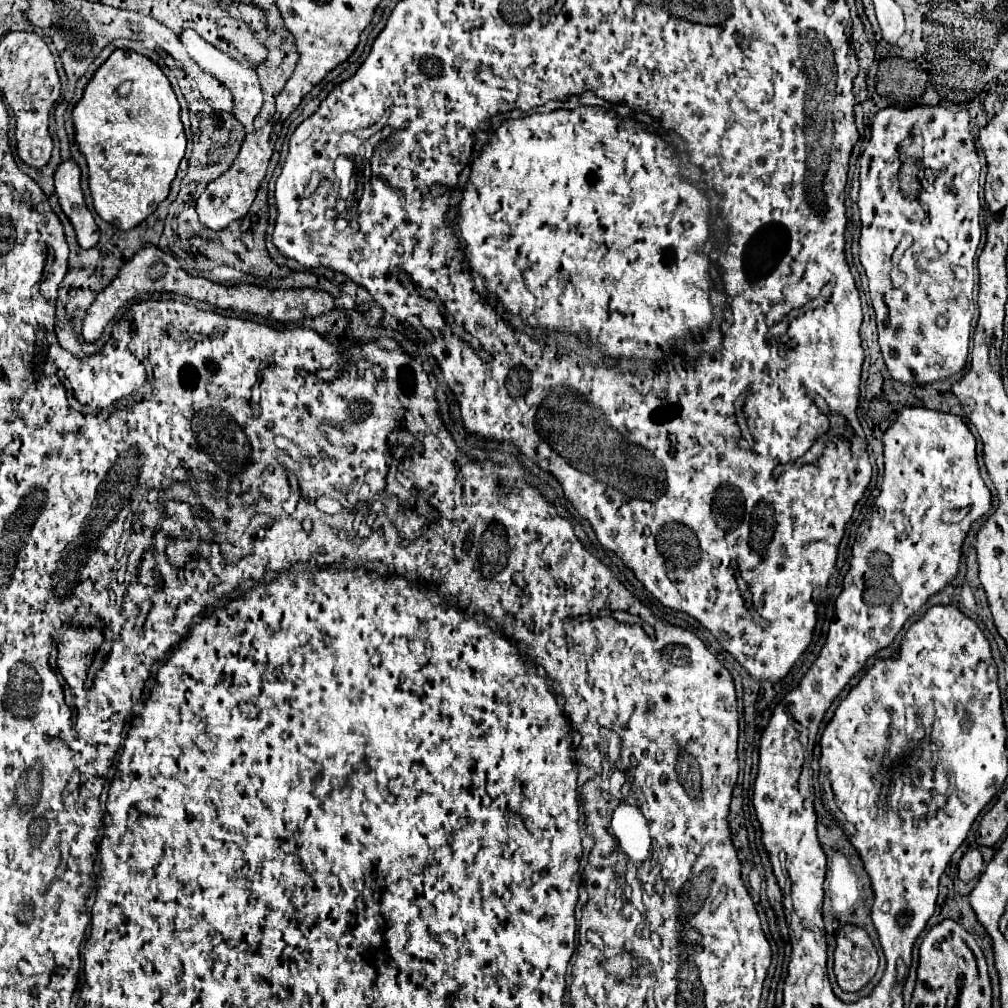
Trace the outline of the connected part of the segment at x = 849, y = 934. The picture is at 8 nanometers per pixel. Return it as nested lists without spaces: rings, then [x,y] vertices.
[[[845,925],[837,931],[833,957],[833,971],[843,991],[859,991],[865,987],[873,979],[879,963],[869,935],[855,925]]]

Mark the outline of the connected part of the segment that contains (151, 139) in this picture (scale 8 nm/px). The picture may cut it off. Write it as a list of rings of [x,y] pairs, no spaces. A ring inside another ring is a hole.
[[[115,49],[87,83],[81,101],[73,109],[73,121],[77,145],[89,165],[89,187],[97,215],[125,231],[137,227],[169,195],[171,181],[175,179],[185,153],[185,131],[179,117],[179,101],[169,79],[149,57],[135,51]],[[125,81],[131,81],[131,93],[125,99],[119,99],[117,87]]]

